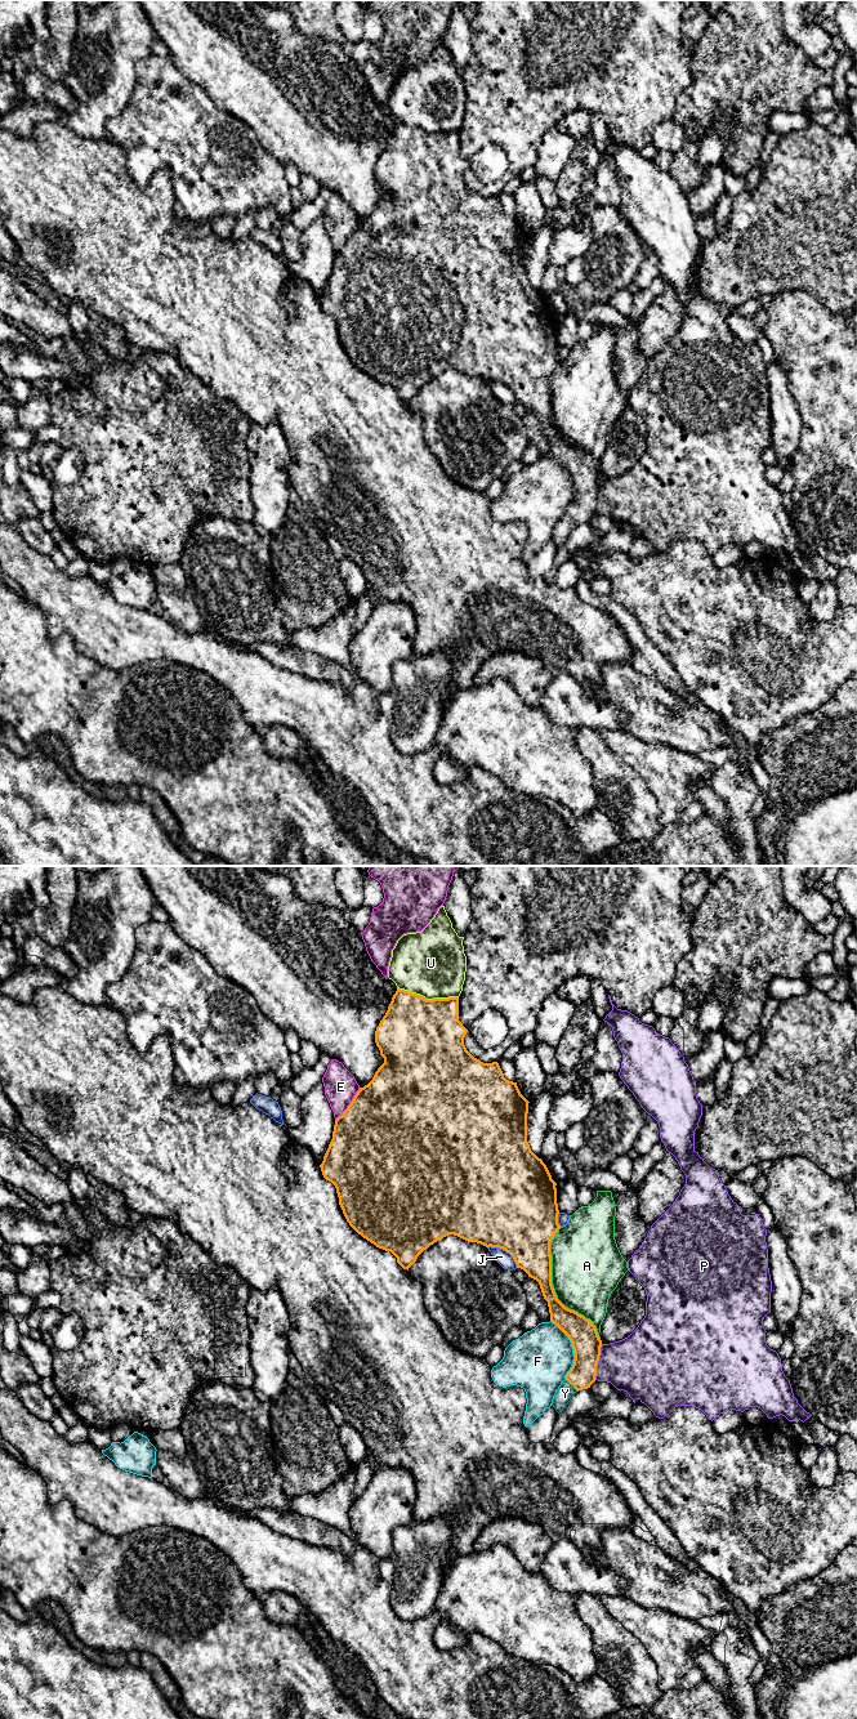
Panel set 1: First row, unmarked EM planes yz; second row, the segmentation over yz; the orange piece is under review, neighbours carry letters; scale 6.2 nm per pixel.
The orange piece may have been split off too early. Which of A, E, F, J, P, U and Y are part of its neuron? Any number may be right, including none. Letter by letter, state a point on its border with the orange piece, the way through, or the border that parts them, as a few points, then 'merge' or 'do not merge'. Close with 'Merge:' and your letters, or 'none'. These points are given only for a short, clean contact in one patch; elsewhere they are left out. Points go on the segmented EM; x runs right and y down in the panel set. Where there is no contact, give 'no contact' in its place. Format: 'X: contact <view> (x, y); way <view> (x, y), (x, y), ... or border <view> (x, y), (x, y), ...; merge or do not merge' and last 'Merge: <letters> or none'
A: contact yz (553, 1289); do not merge
E: contact yz (349, 1104); do not merge
F: contact yz (574, 1349); do not merge
J: contact yz (505, 1250); do not merge
P: contact yz (597, 1362); border yz (602, 1344), (594, 1379); do not merge
U: contact yz (428, 1000); do not merge
Y: contact yz (572, 1384); way yz (587, 1347), (584, 1371), (572, 1384), (565, 1393); merge
Merge: Y

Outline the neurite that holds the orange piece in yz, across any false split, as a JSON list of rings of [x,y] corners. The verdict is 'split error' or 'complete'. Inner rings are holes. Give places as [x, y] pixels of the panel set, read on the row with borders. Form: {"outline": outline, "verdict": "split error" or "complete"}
{"outline": [[[397,988],[375,1031],[384,1058],[372,1080],[360,1088],[348,1108],[335,1120],[332,1139],[320,1165],[331,1182],[349,1225],[376,1247],[390,1251],[407,1269],[434,1242],[448,1234],[509,1253],[517,1268],[540,1285],[550,1321],[571,1340],[573,1365],[552,1406],[562,1412],[573,1394],[595,1381],[602,1340],[590,1320],[566,1308],[552,1285],[550,1242],[558,1224],[557,1183],[527,1142],[528,1100],[509,1081],[497,1062],[483,1063],[464,1045],[468,1030],[459,1021],[459,997],[433,999]]], "verdict": "split error"}

